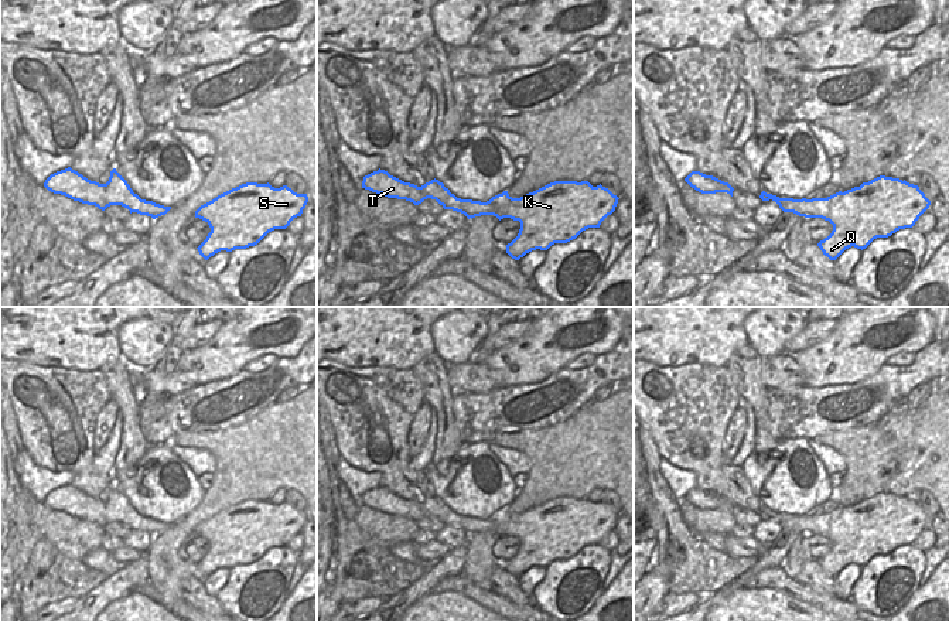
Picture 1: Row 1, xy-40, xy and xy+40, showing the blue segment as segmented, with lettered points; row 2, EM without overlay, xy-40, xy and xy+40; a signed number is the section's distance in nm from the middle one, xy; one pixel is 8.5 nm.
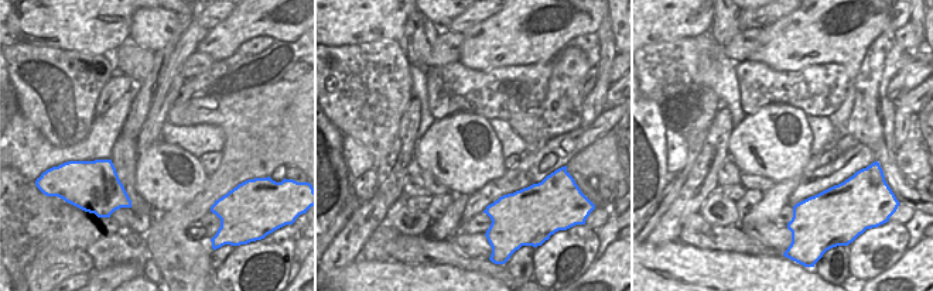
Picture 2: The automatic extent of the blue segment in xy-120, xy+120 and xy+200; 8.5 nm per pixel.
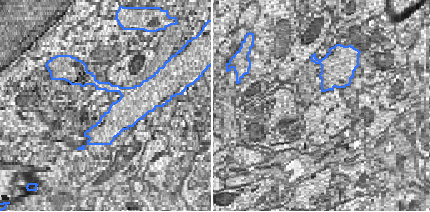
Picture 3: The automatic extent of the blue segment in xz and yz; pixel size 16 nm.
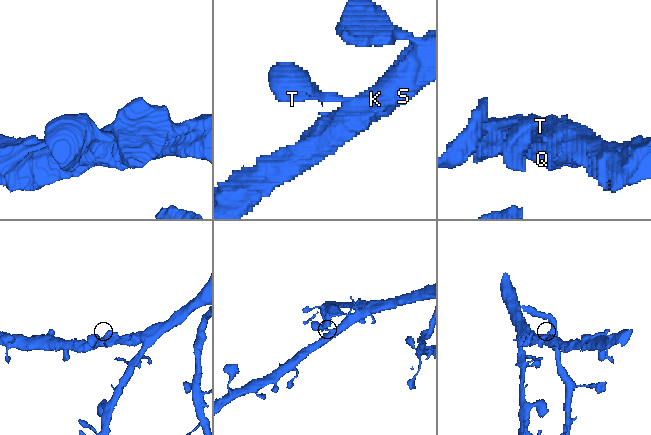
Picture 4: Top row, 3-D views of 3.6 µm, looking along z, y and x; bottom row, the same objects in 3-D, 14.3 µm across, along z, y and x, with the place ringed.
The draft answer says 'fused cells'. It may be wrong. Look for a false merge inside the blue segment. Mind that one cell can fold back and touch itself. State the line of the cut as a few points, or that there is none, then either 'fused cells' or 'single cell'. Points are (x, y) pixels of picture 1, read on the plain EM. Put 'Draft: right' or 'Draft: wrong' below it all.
no cut | single cell
Draft: wrong

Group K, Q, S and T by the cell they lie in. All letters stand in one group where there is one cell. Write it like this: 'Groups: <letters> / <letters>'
Groups: K Q S T

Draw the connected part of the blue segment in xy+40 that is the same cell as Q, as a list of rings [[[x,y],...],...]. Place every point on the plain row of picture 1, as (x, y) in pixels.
[[[885,492],[827,515],[779,515],[765,508],[759,515],[775,518],[784,529],[829,538],[833,547],[817,563],[830,577],[851,563],[863,567],[877,555],[912,545],[931,522],[918,502]]]

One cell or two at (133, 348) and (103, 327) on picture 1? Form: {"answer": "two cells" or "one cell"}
{"answer": "two cells"}

